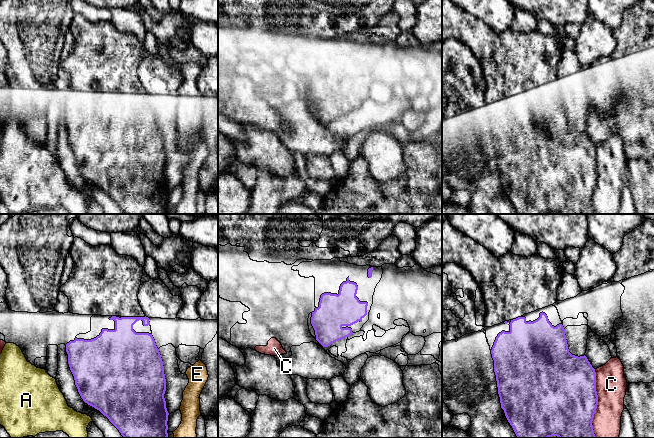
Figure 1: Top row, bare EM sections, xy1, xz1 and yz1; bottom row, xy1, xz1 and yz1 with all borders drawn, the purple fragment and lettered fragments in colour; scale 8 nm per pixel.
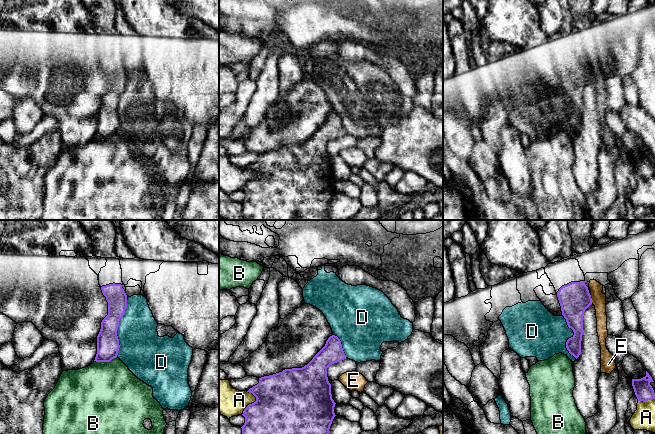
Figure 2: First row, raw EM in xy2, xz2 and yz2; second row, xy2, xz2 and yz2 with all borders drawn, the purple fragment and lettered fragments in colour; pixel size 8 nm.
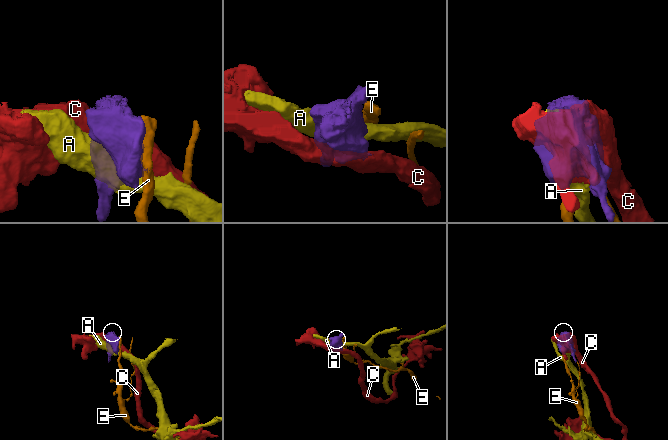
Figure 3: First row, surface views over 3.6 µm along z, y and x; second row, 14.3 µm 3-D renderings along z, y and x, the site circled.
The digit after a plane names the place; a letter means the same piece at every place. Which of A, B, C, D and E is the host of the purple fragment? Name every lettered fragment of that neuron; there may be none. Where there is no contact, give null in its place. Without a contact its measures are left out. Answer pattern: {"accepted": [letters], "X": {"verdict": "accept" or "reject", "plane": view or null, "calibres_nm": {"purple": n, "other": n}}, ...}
{"accepted": [], "A": {"verdict": "reject", "plane": "xz2", "calibres_nm": {"purple": 460, "other": 240}}, "B": {"verdict": "reject", "plane": "xy2", "calibres_nm": {"purple": 180, "other": 500}}, "C": {"verdict": "reject", "plane": "yz1", "calibres_nm": {"purple": 500, "other": 260}}, "D": {"verdict": "reject", "plane": "xy2", "calibres_nm": {"purple": 180, "other": 340}}, "E": {"verdict": "reject", "plane": "yz2", "calibres_nm": {"purple": 260, "other": 110}}}

